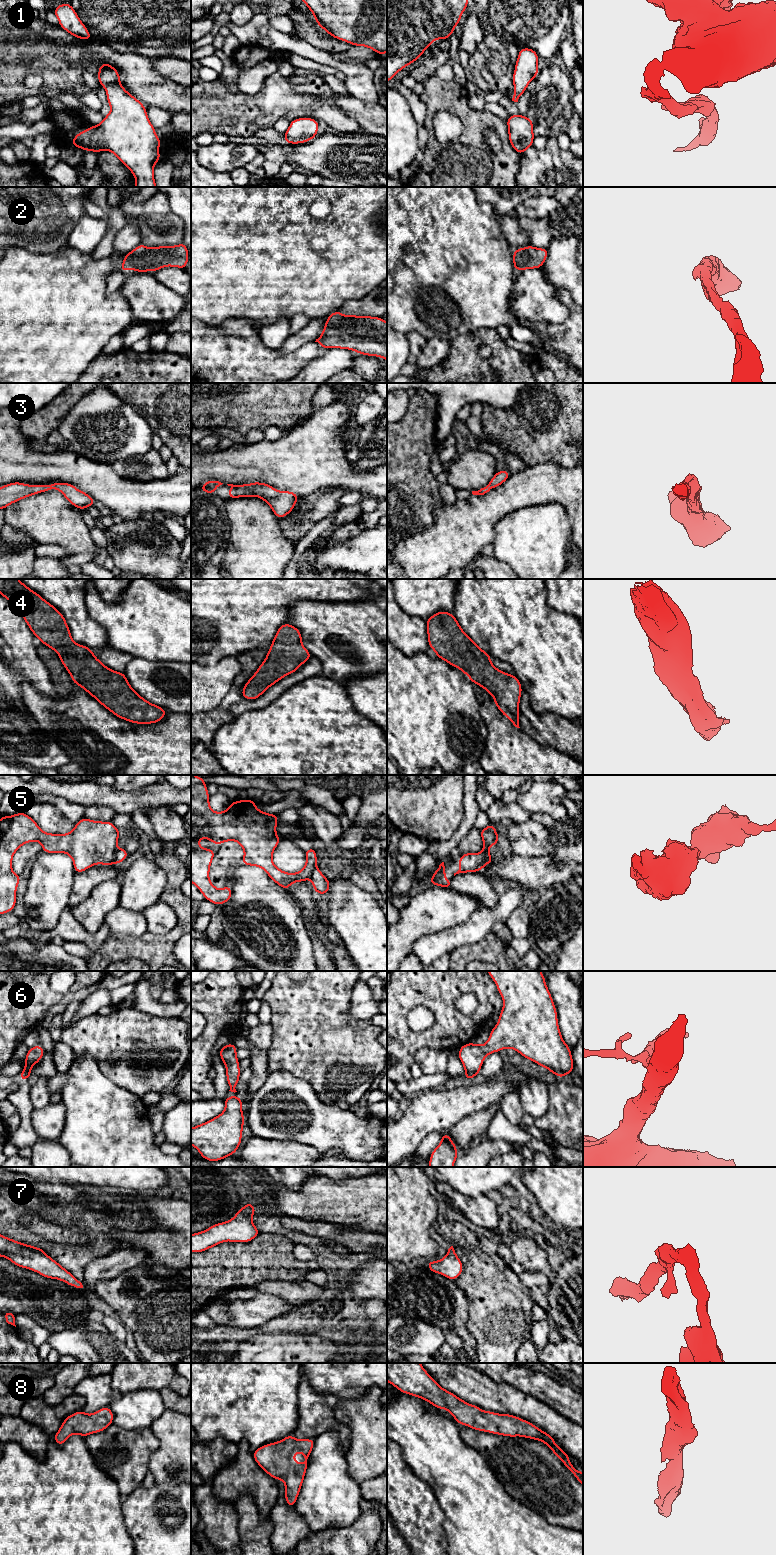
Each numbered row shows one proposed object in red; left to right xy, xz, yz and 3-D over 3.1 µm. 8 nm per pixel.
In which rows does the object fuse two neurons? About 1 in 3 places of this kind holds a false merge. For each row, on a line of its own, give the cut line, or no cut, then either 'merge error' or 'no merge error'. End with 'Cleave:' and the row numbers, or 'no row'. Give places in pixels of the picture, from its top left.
1: no cut | no merge error
2: no cut | no merge error
3: no cut | no merge error
4: no cut | no merge error
5: xy (116, 848), (115, 863) | merge error
6: no cut | no merge error
7: no cut | no merge error
8: no cut | no merge error
Cleave: 5

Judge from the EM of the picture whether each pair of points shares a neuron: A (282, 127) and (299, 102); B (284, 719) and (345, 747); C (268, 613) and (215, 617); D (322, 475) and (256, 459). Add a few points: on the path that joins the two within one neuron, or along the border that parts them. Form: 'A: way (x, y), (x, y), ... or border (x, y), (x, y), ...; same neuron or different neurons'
A: border (285, 116), (277, 119); different neurons
B: way (299, 734), (306, 741), (330, 741); same neuron
C: way (255, 613), (228, 613); same neuron
D: way (306, 463), (272, 462); same neuron

